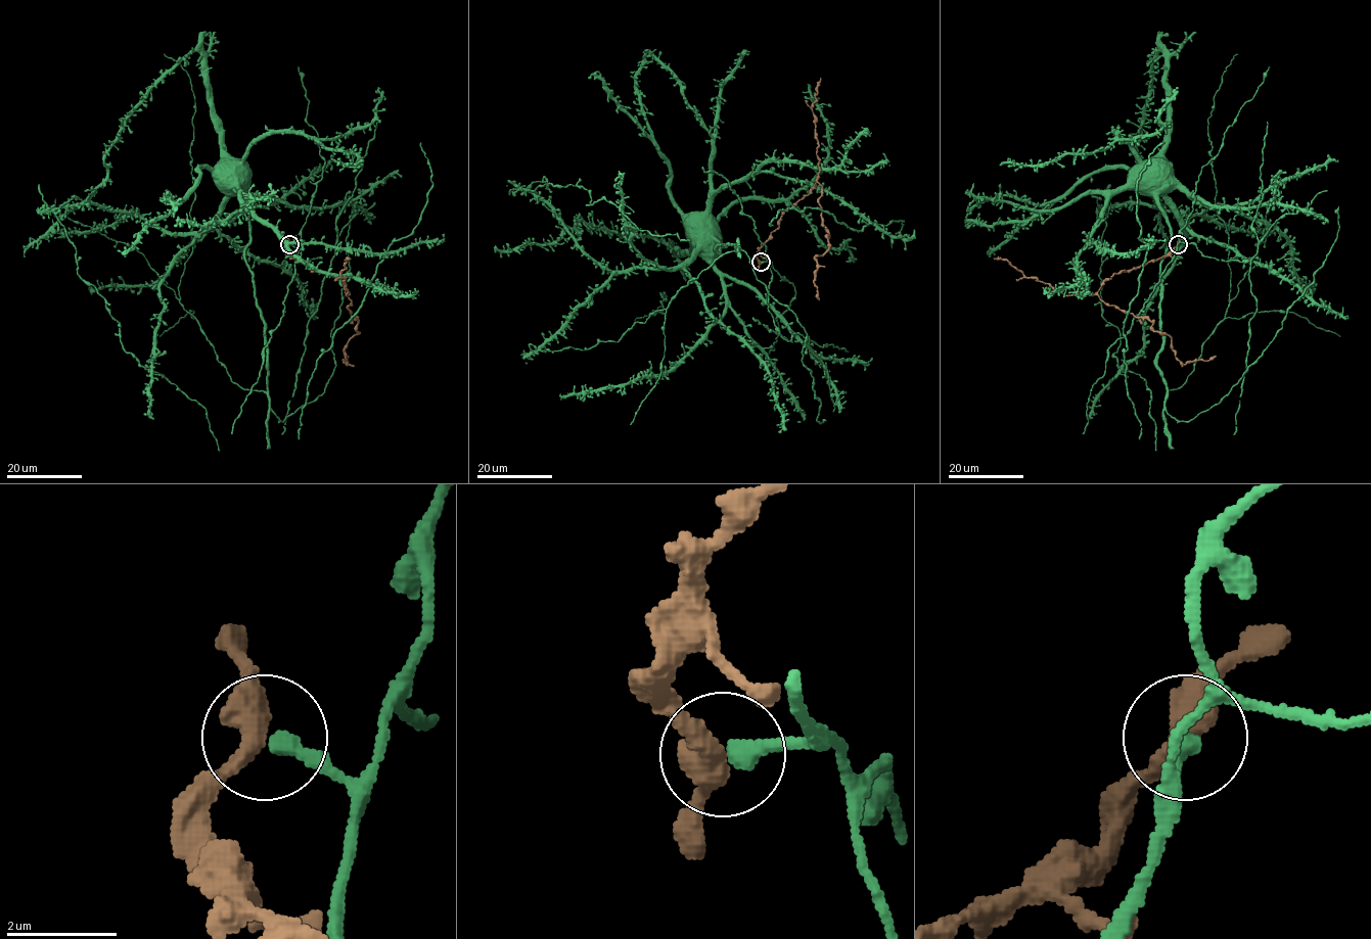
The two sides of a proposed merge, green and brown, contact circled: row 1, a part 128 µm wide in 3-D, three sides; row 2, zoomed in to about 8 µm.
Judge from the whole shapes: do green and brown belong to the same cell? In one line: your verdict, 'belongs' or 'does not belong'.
does not belong

